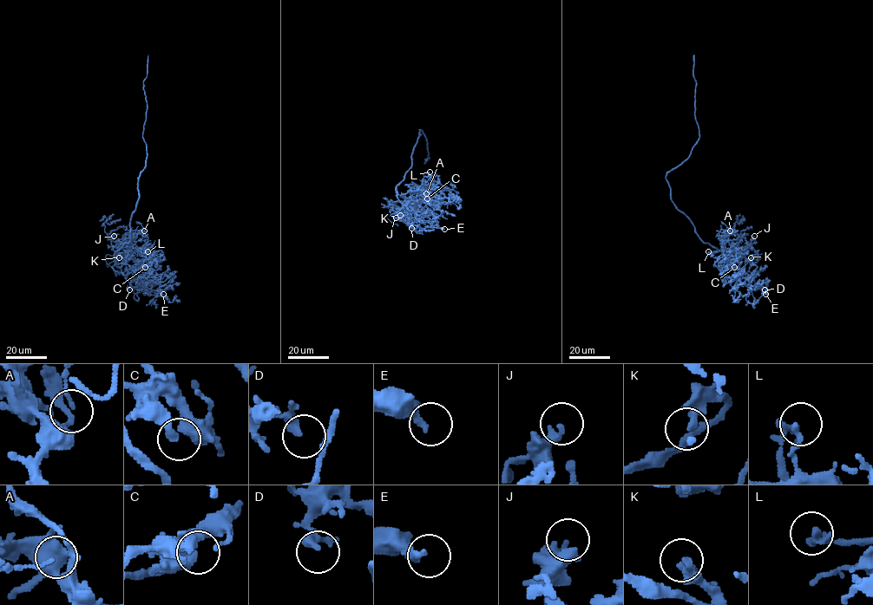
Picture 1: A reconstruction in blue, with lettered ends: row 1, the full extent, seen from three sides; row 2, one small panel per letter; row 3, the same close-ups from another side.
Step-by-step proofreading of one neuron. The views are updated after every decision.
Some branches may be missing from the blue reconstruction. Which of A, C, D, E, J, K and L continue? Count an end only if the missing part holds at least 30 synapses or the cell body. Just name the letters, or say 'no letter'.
no letter

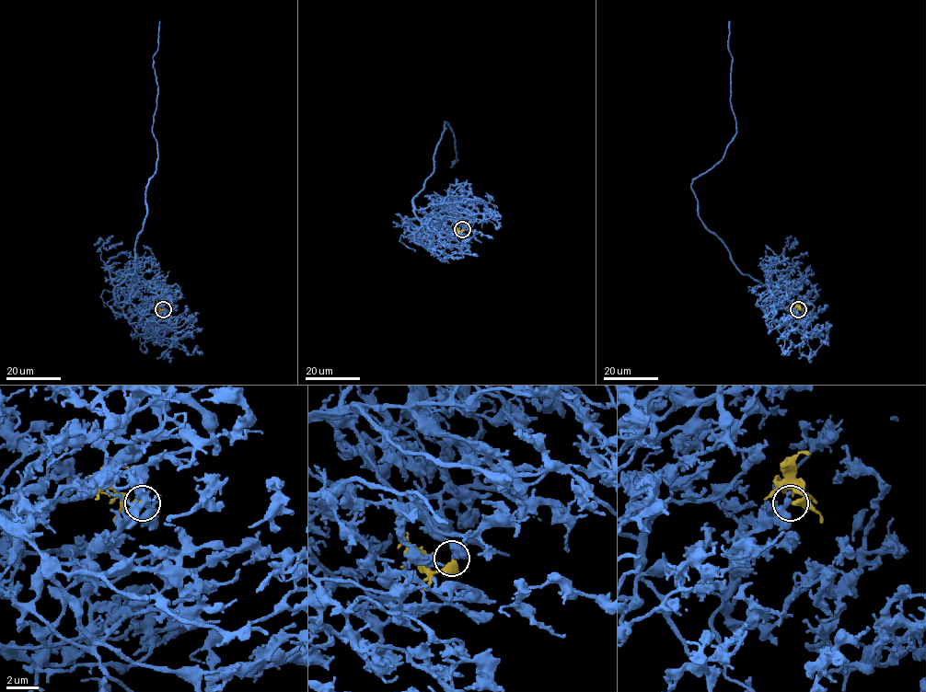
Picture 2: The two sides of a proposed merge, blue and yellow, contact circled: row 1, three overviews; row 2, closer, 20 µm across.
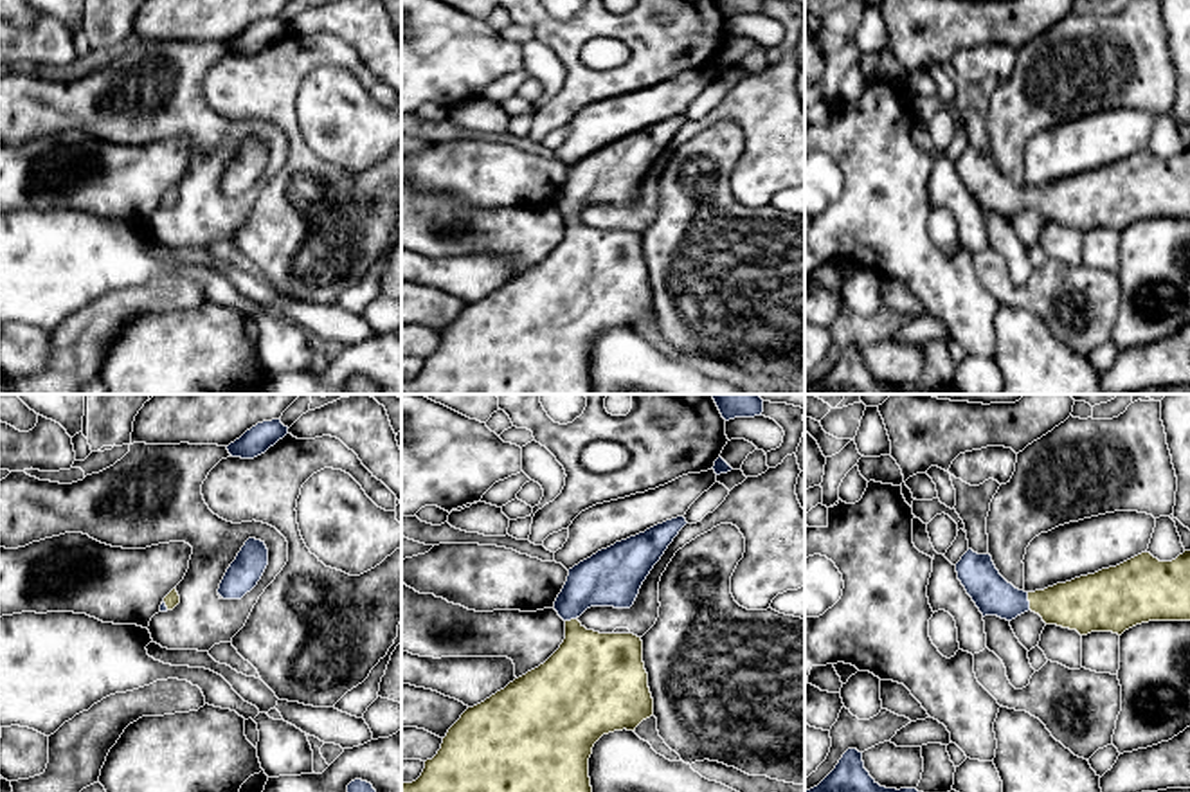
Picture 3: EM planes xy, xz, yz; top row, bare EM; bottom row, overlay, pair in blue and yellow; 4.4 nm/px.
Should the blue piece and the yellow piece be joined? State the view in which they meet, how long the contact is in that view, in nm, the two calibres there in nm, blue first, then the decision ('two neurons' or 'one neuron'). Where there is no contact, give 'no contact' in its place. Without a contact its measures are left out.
contact in yz; length 80 nm; calibres 180 and 240 nm; one neuron

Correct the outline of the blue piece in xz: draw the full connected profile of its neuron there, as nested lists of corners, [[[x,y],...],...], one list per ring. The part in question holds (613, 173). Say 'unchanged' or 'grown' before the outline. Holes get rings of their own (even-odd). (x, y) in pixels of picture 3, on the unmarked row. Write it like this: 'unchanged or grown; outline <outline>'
grown; outline [[[684,113],[666,117],[569,166],[567,178],[554,198],[554,207],[565,218],[565,236],[560,245],[538,265],[468,304],[448,326],[437,351],[425,358],[421,373],[412,380],[401,380],[401,394],[592,394],[589,355],[594,340],[614,328],[636,328],[654,311],[654,295],[641,234],[587,227],[578,214],[590,203],[630,205],[643,178],[686,121]]]

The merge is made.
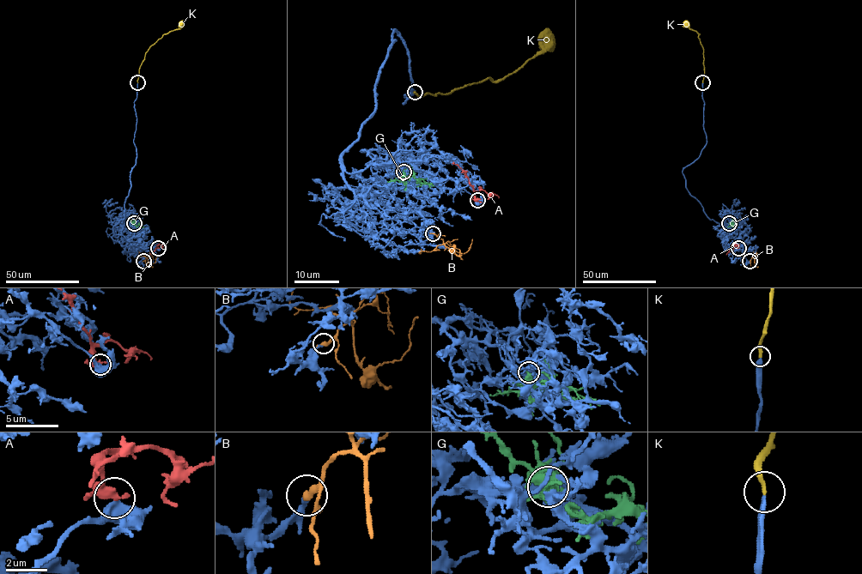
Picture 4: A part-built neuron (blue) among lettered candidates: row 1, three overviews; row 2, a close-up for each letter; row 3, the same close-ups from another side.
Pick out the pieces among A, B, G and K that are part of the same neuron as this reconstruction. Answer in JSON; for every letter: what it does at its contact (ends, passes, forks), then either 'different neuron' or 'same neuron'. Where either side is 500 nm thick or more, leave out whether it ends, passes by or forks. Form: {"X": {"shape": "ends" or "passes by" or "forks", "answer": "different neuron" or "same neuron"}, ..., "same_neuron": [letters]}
{"A": {"shape": "forks", "answer": "different neuron"}, "B": {"shape": "ends", "answer": "different neuron"}, "G": {"shape": "passes by", "answer": "different neuron"}, "K": {"shape": "ends", "answer": "same neuron"}, "same_neuron": ["K"]}

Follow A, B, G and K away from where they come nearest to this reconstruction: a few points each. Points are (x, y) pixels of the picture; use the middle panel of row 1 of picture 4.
A: (477, 199), (465, 172), (453, 161)
B: (433, 233), (450, 249), (464, 254), (472, 239)
G: (403, 172), (405, 176), (421, 178), (433, 186)
K: (415, 92), (417, 96), (450, 93), (488, 78), (506, 78), (536, 55), (541, 49), (541, 41), (551, 36)

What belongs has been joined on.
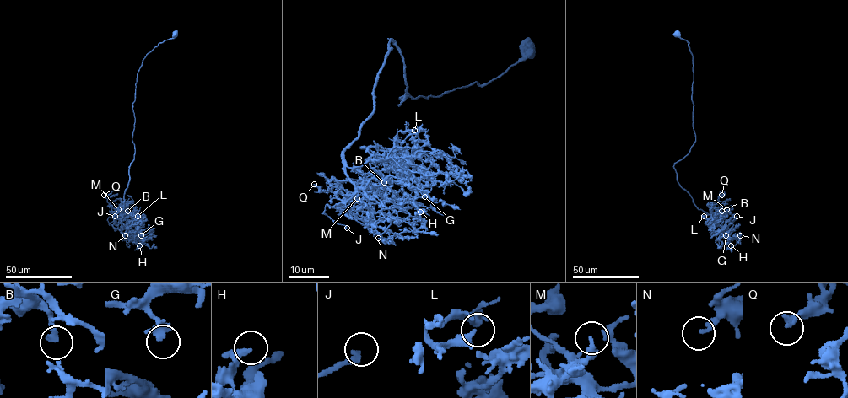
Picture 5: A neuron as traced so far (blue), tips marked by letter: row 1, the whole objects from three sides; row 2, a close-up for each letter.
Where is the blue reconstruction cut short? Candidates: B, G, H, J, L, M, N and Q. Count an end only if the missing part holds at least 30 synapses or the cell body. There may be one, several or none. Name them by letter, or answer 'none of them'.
B, G, J

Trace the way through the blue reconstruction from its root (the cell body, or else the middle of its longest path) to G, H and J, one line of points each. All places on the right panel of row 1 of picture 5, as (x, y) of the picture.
G: (677, 34), (693, 57), (695, 136), (673, 166), (677, 181), (723, 227), (719, 237), (726, 235)
H: (677, 34), (693, 57), (695, 136), (673, 166), (677, 181), (731, 245)
J: (677, 34), (688, 43), (693, 57), (695, 136), (689, 152), (673, 166), (677, 181), (725, 228), (737, 216)

